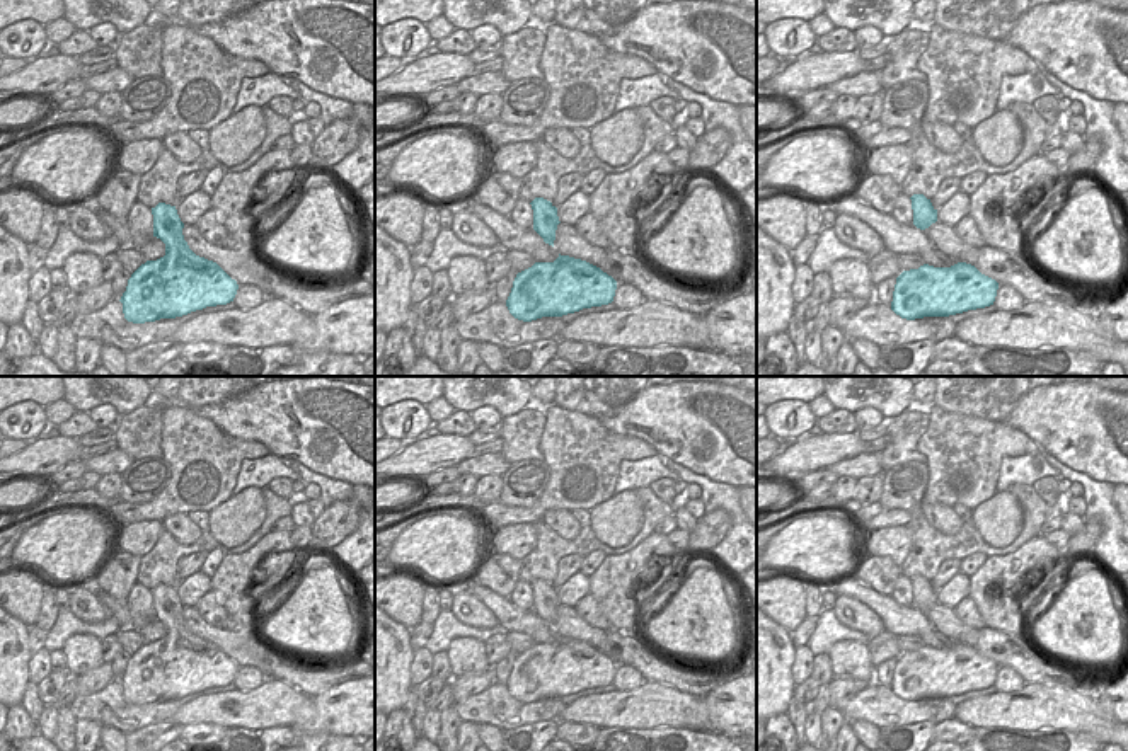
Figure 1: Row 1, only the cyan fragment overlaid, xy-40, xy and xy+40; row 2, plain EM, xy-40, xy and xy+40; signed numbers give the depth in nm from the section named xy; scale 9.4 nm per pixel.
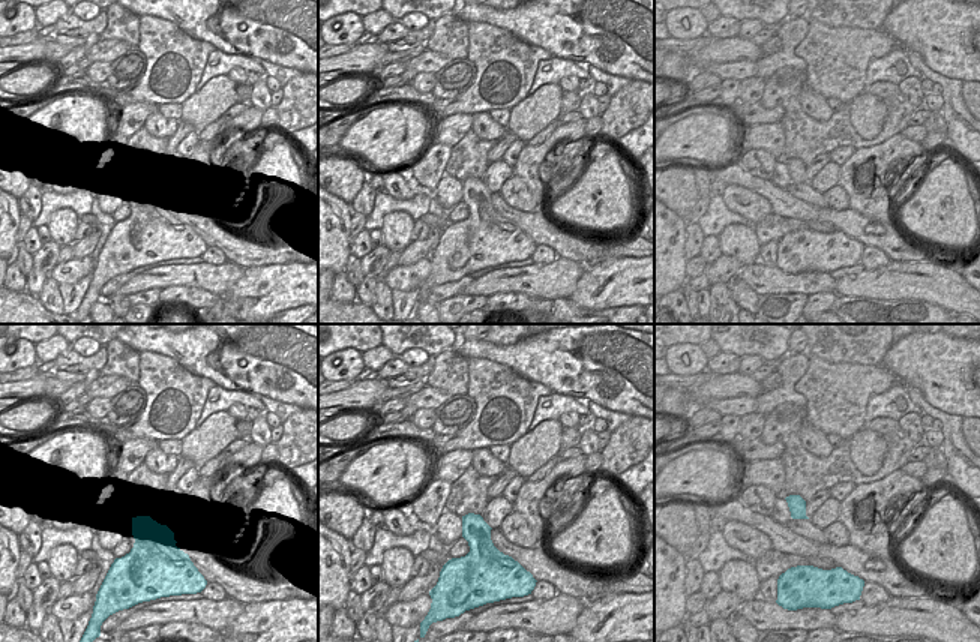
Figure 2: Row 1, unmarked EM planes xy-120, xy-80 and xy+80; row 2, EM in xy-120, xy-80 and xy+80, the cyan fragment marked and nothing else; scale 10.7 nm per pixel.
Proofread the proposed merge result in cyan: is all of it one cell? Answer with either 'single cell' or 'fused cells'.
fused cells

